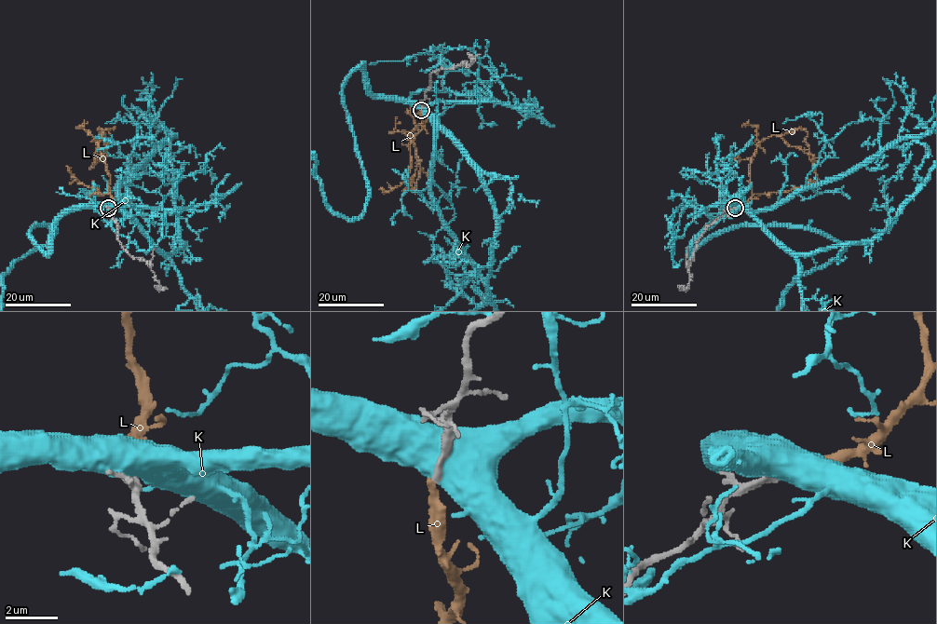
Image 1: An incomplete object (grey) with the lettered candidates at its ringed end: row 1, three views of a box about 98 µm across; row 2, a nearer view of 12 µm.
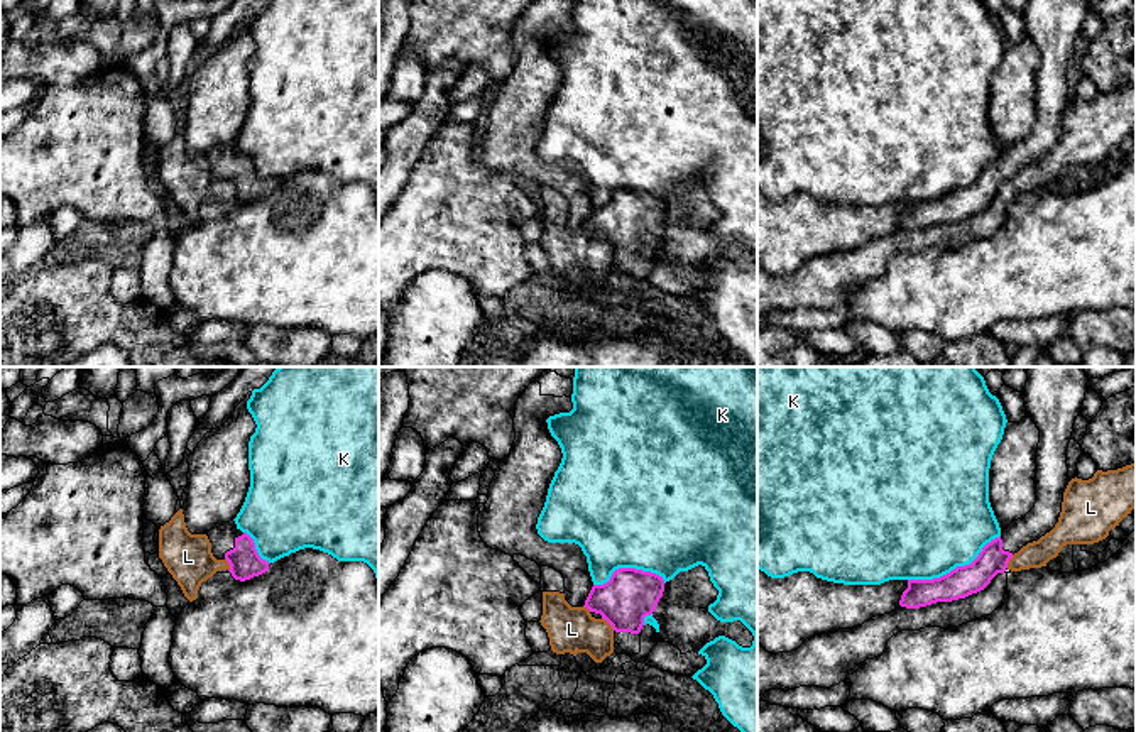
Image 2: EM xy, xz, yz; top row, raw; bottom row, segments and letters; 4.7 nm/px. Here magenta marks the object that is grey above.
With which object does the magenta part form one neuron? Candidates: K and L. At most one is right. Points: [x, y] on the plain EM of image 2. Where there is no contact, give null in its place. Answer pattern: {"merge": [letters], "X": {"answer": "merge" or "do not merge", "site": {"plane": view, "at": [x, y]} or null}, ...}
{"merge": [], "K": {"answer": "do not merge", "site": {"plane": "yz", "at": [955, 190]}}, "L": {"answer": "do not merge", "site": {"plane": "xz", "at": [609, 244]}}}

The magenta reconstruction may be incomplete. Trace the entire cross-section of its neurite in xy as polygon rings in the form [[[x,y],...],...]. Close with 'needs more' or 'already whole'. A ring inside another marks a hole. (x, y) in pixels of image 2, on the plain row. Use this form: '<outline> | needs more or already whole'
[[[235,142],[208,152],[211,174],[216,181],[227,181],[235,201],[245,203],[269,191],[269,183],[262,181],[254,161],[242,154]]] | needs more

